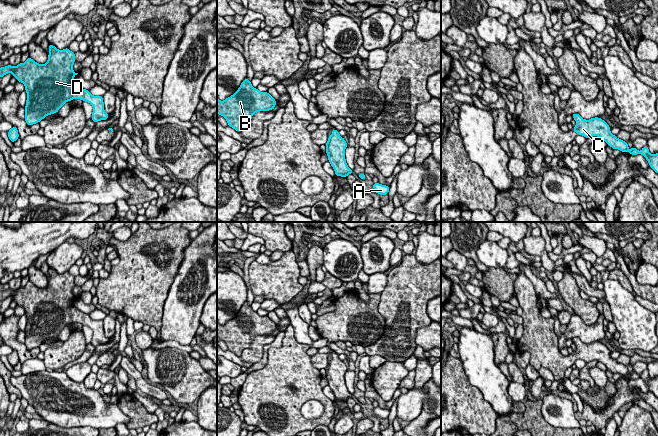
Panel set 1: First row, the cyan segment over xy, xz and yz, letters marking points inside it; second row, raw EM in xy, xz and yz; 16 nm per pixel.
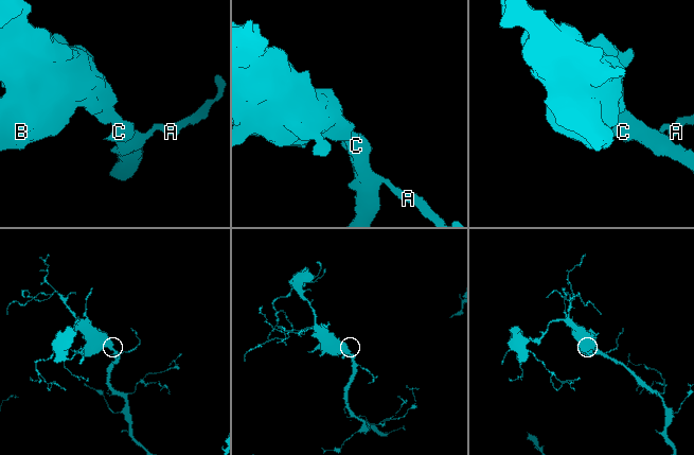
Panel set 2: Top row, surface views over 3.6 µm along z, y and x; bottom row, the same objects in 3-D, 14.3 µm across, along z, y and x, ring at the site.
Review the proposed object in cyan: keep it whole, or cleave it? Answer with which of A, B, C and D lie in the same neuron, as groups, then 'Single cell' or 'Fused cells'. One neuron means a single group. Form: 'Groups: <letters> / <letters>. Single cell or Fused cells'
Groups: A B C D. Single cell

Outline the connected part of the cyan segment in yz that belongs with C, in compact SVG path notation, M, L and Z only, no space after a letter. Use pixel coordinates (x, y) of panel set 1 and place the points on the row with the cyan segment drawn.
M572 114L572 118L576 121L573 131L576 134L584 136L586 139L597 136L603 139L612 149L619 149L621 152L629 152L630 155L642 154L649 163L649 166L658 174L658 153L650 154L648 146L644 146L638 151L634 146L630 150L628 143L618 139L616 135L610 132L611 127L601 118L594 117L589 120L583 119L580 114Z

